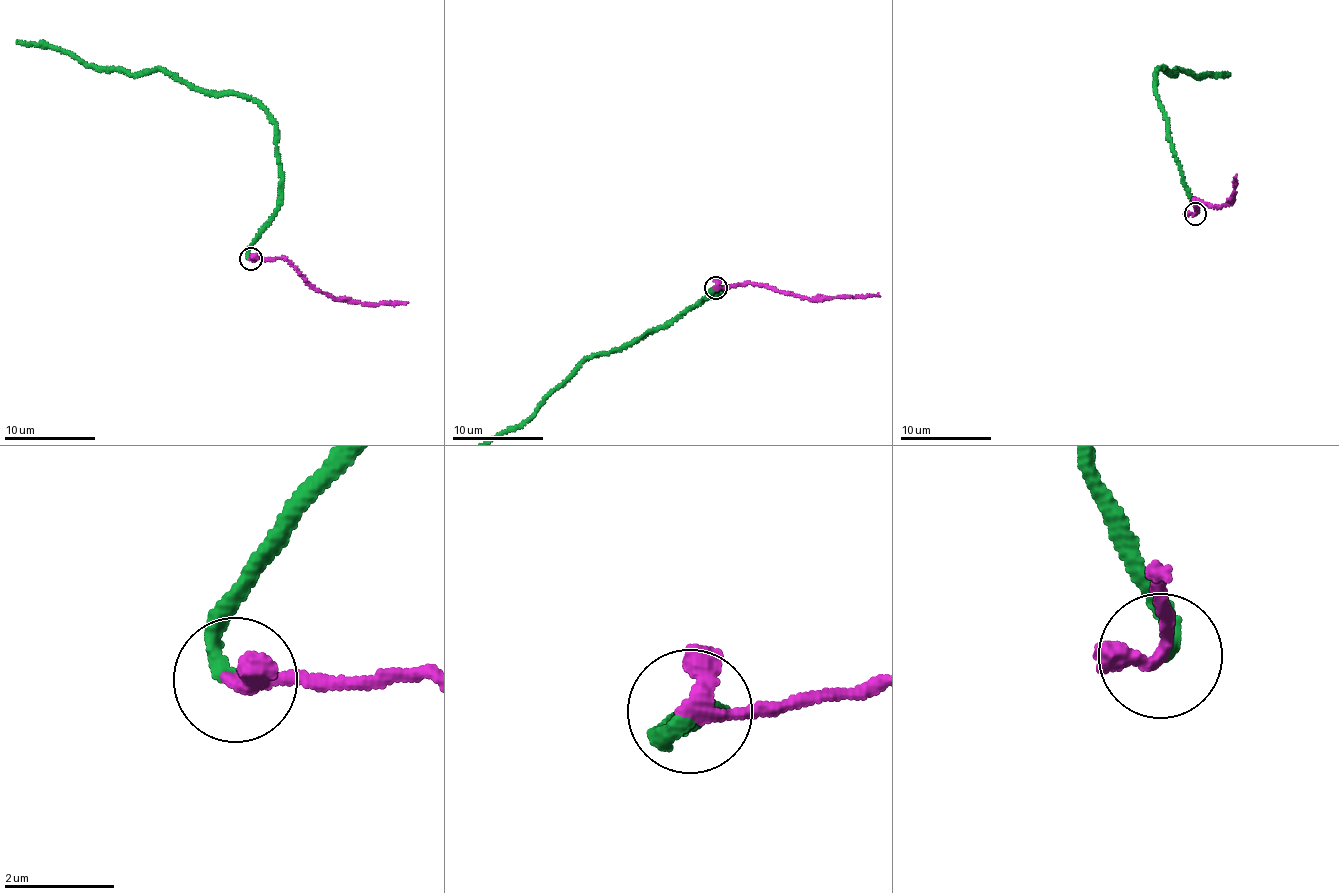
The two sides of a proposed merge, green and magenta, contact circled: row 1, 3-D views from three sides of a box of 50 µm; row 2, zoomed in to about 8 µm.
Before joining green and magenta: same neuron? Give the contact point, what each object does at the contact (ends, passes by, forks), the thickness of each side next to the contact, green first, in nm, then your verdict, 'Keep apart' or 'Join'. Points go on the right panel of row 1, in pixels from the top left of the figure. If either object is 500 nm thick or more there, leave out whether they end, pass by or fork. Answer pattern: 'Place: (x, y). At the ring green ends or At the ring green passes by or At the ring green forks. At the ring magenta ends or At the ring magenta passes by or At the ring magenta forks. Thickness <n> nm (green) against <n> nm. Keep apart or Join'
Place: (1195, 213). At the ring green ends. At the ring magenta passes by. Thickness 240 nm (green) against 240 nm. Join

